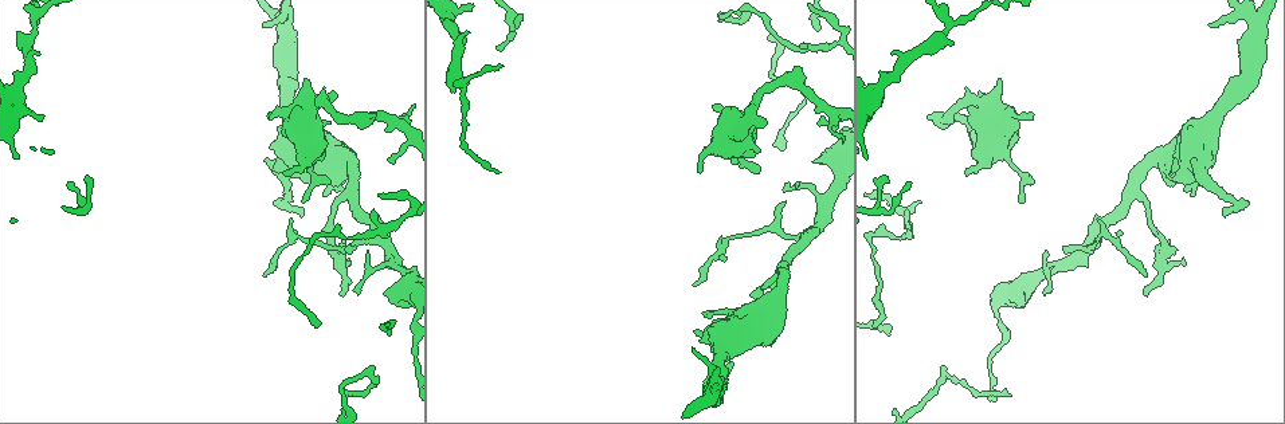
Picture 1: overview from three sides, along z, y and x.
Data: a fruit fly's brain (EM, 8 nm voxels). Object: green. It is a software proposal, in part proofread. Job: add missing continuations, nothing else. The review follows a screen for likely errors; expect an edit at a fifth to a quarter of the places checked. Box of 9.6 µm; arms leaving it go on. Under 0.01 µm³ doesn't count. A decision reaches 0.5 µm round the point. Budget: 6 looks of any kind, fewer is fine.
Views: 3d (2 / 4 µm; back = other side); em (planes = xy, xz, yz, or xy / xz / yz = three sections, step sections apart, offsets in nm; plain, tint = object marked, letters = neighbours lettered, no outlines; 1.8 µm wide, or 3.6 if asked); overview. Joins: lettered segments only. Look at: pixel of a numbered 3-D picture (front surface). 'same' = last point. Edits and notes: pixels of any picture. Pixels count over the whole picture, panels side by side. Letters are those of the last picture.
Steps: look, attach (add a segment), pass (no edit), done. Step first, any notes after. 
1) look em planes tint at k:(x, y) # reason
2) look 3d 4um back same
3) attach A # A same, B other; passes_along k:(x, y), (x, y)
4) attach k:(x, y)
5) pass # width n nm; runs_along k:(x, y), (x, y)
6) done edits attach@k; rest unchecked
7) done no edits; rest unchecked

look em planes letters at 1:(695, 285) # branch stops here

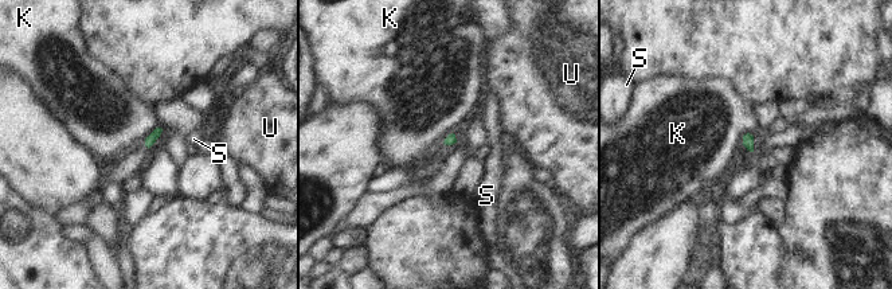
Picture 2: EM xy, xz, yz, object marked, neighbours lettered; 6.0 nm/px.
pass # K other, S other, U other; border 2:(159, 122), (143, 141); none of them fits

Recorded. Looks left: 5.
look 3d 2um at 1:(1183, 259)

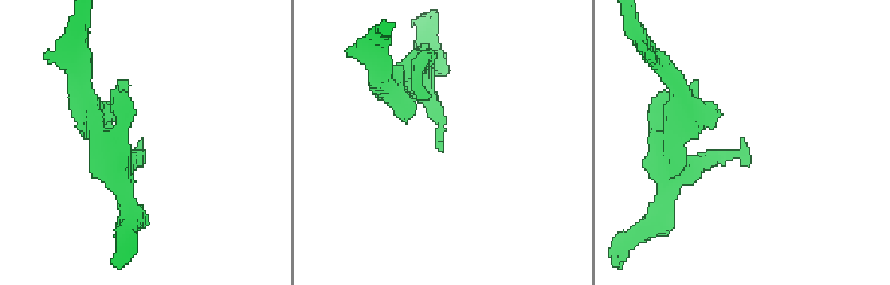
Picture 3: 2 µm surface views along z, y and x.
look em planes tint at 3:(441, 151) # shape alone is not enough

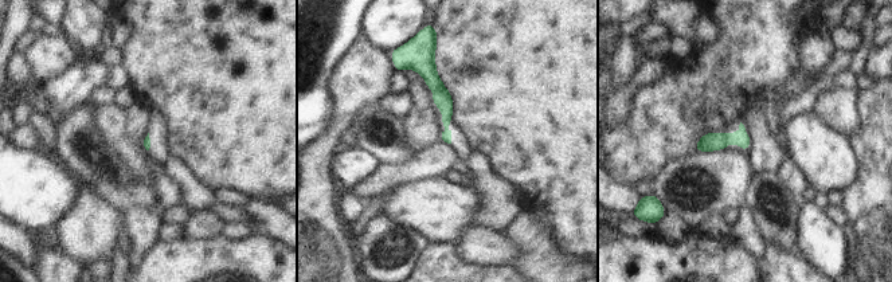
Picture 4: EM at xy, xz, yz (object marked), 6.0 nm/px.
look em planes letters same

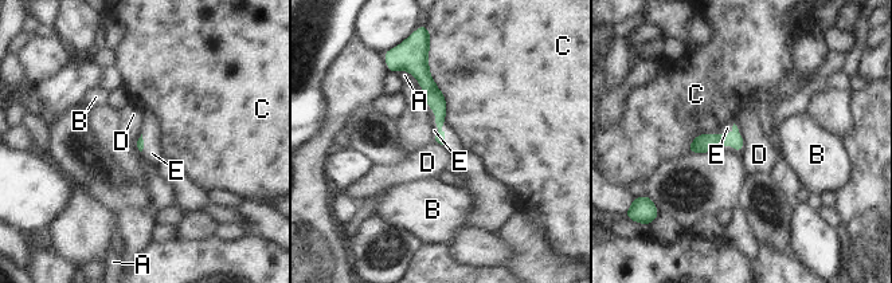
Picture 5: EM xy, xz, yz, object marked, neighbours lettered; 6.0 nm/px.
attach E # A other, B other, C other, D other, E same; passes_along 5:(435, 99), (433, 110), (431, 114); it goes on there

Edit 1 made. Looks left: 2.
done edits attach@5; rest unchecked

